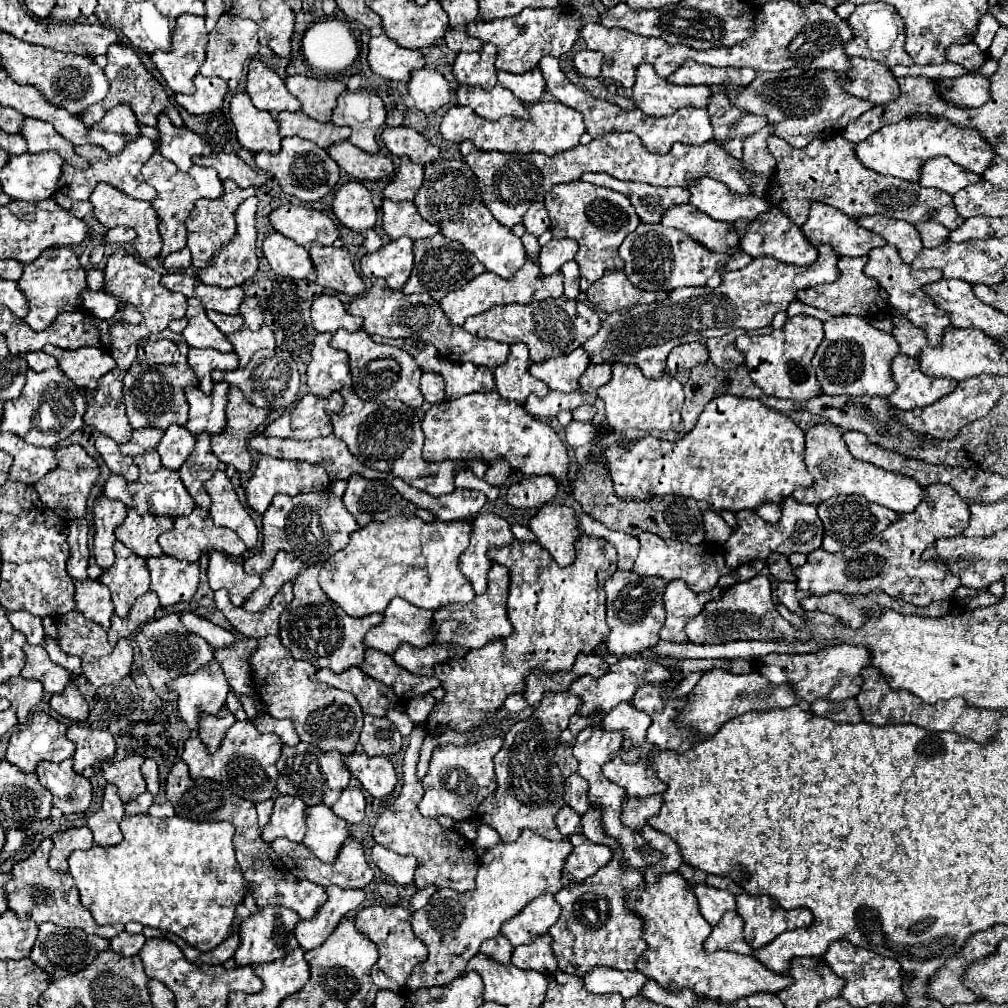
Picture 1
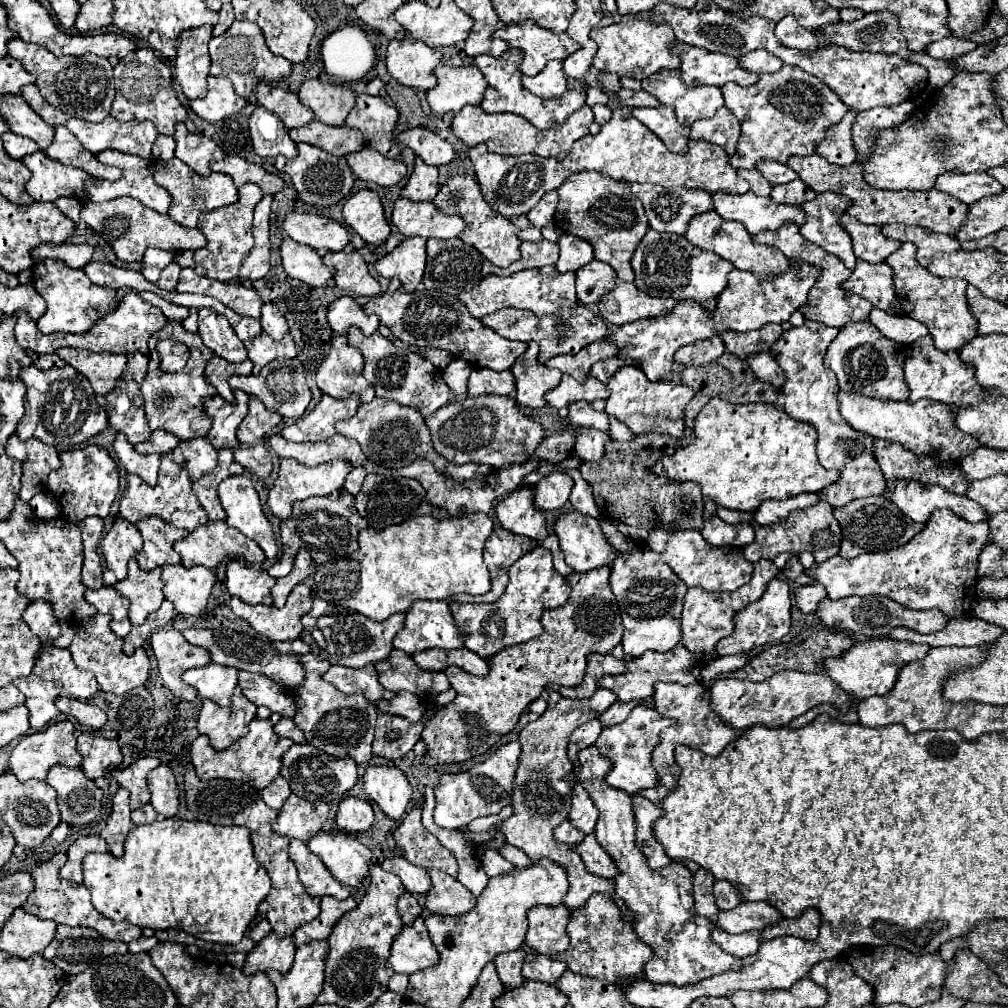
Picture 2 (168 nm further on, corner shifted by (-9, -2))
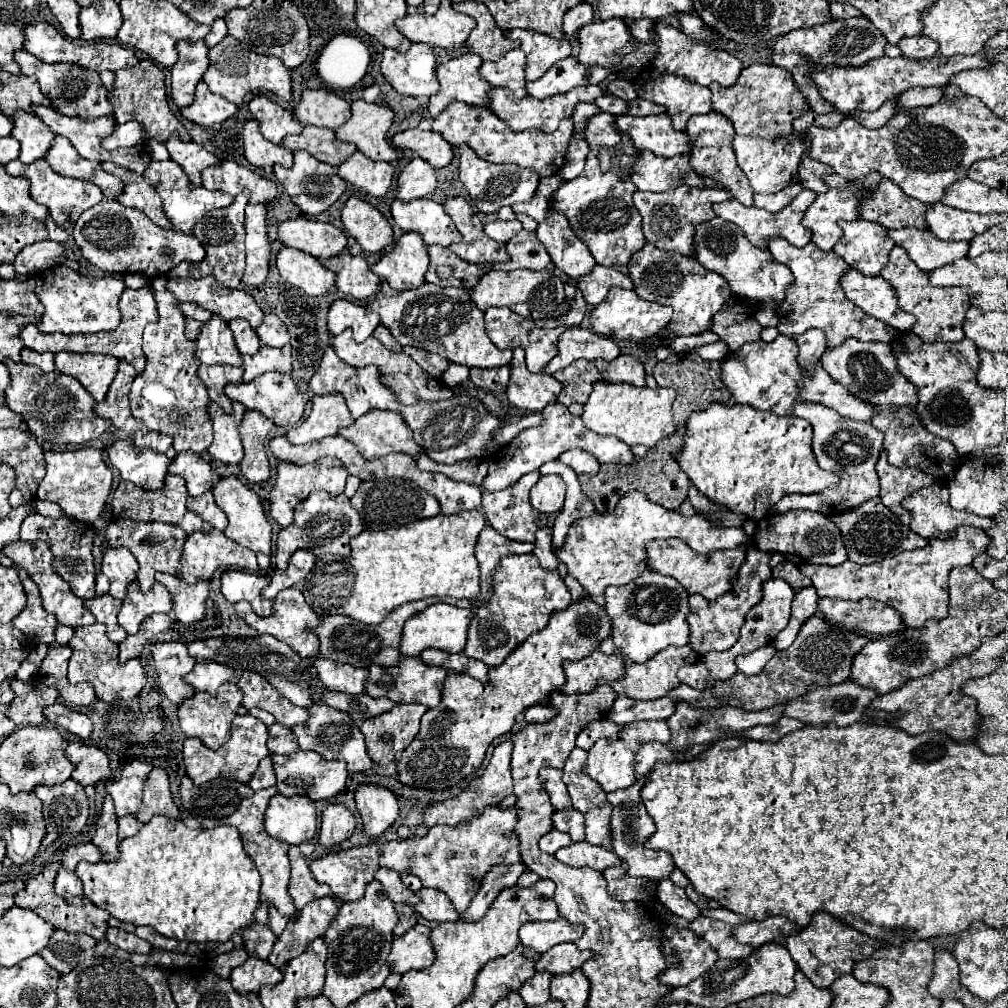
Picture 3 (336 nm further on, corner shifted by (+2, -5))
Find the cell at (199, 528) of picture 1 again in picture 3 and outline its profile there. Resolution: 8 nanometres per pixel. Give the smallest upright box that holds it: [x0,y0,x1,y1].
[181,528,257,584]

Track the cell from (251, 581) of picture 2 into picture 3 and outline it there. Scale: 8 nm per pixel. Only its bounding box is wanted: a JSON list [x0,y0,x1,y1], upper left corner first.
[221,570,271,616]

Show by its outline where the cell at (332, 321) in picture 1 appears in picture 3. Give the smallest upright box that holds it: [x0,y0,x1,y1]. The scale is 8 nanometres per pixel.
[327,300,379,342]

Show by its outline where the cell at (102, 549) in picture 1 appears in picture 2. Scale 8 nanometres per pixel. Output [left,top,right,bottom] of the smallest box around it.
[102,519,142,579]

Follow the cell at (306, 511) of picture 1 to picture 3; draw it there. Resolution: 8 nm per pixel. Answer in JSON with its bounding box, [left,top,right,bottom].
[275,492,363,570]

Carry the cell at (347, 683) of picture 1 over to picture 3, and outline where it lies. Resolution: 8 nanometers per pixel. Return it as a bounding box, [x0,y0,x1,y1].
[315,658,369,694]

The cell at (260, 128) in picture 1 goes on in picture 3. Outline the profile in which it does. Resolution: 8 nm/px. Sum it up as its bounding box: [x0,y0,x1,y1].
[243,120,293,168]

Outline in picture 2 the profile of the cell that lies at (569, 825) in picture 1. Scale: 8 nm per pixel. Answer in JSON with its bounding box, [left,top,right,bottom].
[554,821,584,845]

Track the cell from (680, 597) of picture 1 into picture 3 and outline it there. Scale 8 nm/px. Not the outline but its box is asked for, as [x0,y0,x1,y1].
[687,546,771,654]

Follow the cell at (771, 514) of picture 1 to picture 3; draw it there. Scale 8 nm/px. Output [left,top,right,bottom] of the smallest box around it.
[903,482,993,538]

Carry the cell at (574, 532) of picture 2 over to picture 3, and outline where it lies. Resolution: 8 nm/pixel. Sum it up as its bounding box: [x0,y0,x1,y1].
[557,490,751,598]

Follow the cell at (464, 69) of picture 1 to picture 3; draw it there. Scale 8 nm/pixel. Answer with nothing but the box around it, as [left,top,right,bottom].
[479,48,525,98]

